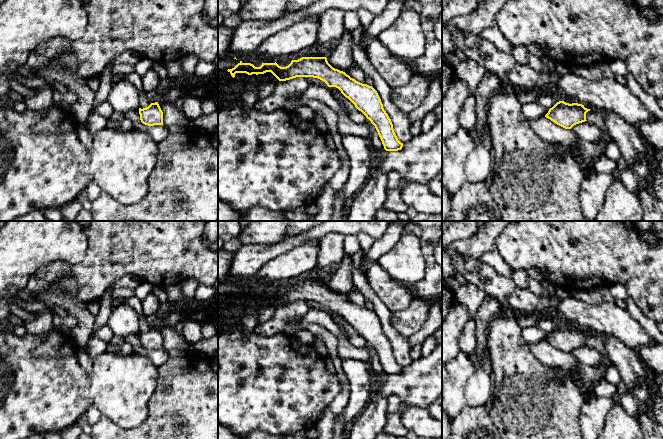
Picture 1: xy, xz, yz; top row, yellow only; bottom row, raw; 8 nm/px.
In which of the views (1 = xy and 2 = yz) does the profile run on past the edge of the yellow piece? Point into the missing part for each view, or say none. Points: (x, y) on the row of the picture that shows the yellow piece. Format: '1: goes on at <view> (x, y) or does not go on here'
1: does not go on here
2: does not go on here

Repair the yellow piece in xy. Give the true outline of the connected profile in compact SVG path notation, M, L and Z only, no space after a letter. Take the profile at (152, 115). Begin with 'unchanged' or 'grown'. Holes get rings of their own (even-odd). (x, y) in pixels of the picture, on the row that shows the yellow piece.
unchanged; M158 102L151 103L146 108L139 108L140 120L148 126L163 125L163 112Z

